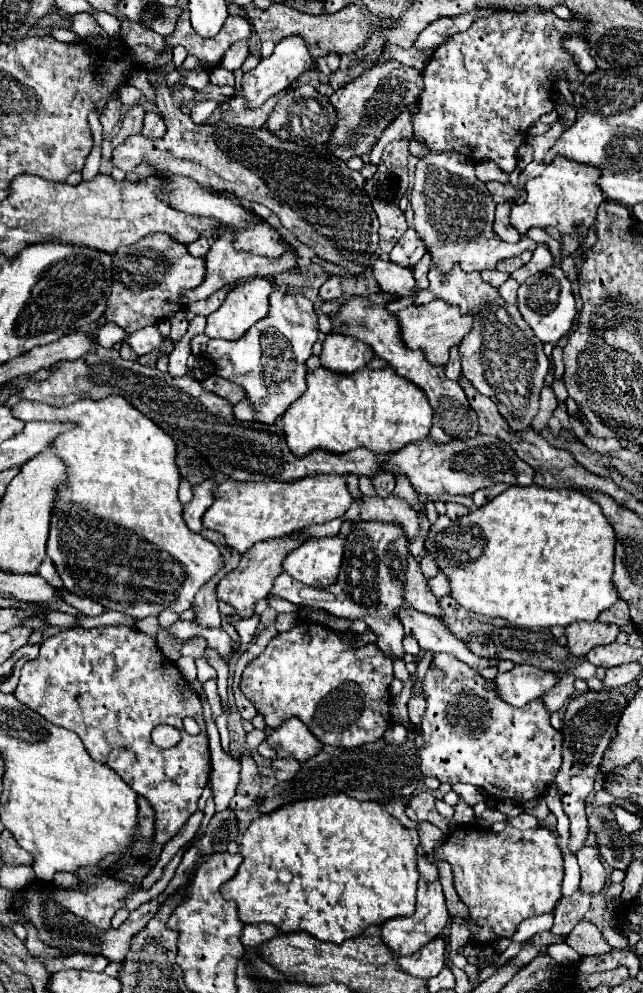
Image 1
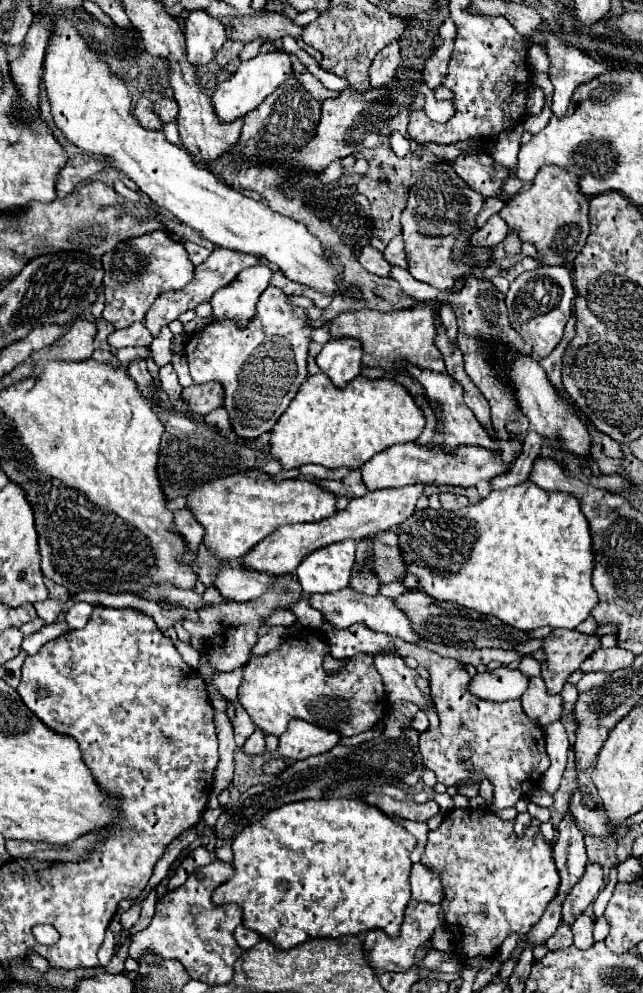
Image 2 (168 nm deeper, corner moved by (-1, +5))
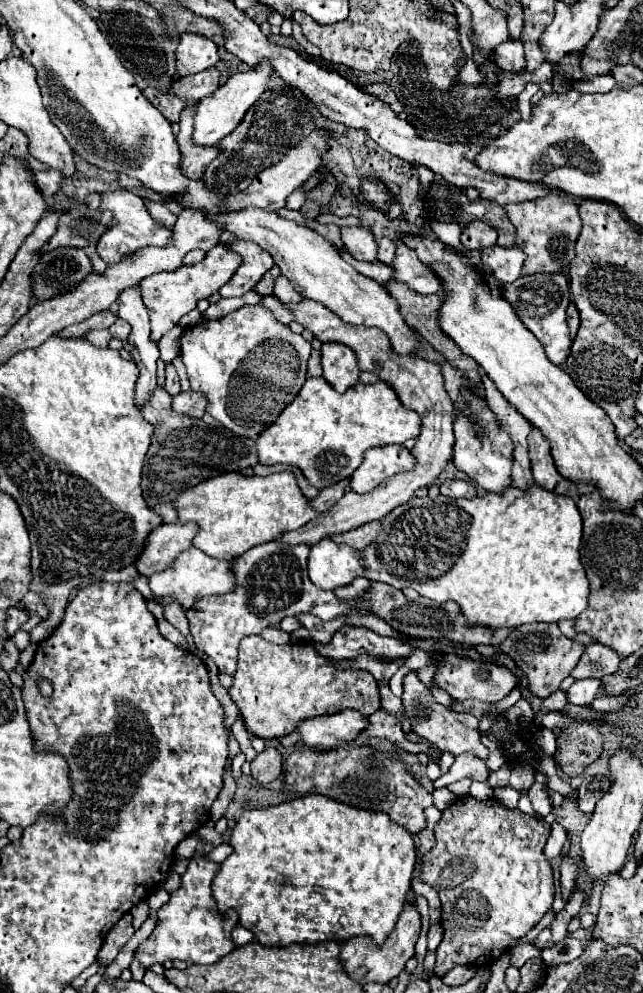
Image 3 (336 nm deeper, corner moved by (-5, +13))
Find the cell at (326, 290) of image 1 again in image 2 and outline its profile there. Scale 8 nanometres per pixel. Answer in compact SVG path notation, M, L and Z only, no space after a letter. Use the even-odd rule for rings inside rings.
M309 287L302 292L302 295L306 295L308 299L312 299L314 305L318 305L318 307L322 307L322 309L334 299L334 295L324 295L324 293L320 293L320 291L312 291Z

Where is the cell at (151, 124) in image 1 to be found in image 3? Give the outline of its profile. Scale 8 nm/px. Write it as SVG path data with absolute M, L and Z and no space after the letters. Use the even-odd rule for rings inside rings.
M210 67L202 73L196 73L186 79L176 79L172 83L170 93L182 97L182 99L194 99L200 101L206 95L214 93L220 87L220 71L216 67Z

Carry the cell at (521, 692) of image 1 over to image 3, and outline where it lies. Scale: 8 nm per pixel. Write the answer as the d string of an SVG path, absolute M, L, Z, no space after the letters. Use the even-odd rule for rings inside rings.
M442 653L440 659L438 655L434 657L436 663L436 673L432 677L432 683L444 691L448 691L456 701L464 701L464 699L478 699L484 703L496 703L500 699L504 699L514 687L516 687L516 675L510 673L506 667L488 663L488 661L474 661L474 659L466 659L466 657L458 657L452 653Z

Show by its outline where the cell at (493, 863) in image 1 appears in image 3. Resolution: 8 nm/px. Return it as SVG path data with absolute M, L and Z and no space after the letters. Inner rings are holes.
M460 797L442 811L434 827L436 845L424 855L420 881L434 887L442 901L442 929L444 937L436 949L434 973L444 977L456 965L492 965L504 951L512 949L518 939L552 909L554 875L542 849L550 835L550 825L520 811L510 811L498 805L496 799L476 801L474 797Z

